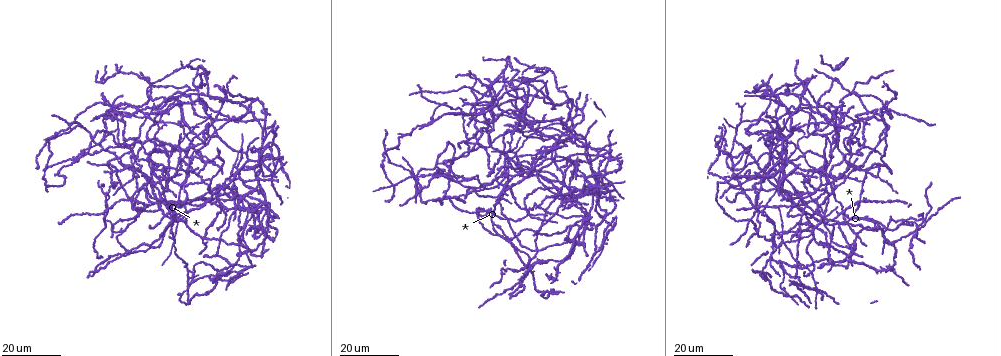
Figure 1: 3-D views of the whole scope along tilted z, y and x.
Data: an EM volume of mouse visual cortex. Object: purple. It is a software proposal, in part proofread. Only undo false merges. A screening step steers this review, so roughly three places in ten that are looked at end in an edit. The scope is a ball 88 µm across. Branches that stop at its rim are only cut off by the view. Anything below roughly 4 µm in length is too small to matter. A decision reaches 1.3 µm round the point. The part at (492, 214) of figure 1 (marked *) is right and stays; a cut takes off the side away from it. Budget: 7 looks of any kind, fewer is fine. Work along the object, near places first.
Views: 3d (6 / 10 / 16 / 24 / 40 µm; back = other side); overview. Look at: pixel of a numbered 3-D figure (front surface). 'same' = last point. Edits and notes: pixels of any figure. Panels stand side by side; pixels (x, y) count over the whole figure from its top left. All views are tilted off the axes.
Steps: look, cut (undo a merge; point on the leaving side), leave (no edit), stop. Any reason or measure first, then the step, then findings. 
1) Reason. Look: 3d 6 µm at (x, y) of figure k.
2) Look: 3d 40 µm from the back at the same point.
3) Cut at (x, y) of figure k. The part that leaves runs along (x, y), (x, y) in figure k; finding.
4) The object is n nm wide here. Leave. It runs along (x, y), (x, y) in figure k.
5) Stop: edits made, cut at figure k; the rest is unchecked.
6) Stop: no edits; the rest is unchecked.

A fork. Look: 3d 24 µm at (122, 231) of figure 1.

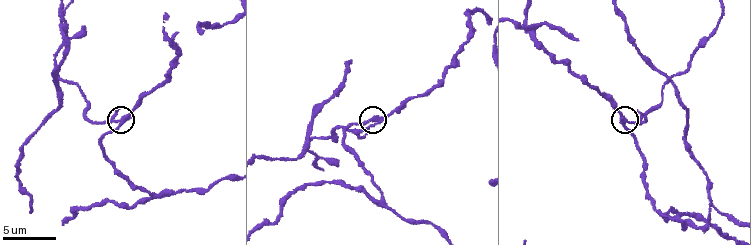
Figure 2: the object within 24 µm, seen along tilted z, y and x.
Closer look. Look: 3d 10 µm at (631, 122) of figure 2.

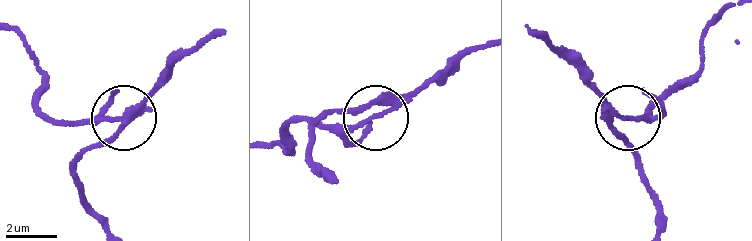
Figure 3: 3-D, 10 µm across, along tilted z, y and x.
3 arms meet here. Cut at (112, 119) of figure 3. The part that leaves runs along (137, 113), (67, 124), (49, 120), (33, 53), (17, 35) in figure 3; two neurons meet here.

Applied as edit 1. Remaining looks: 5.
Look: overview.

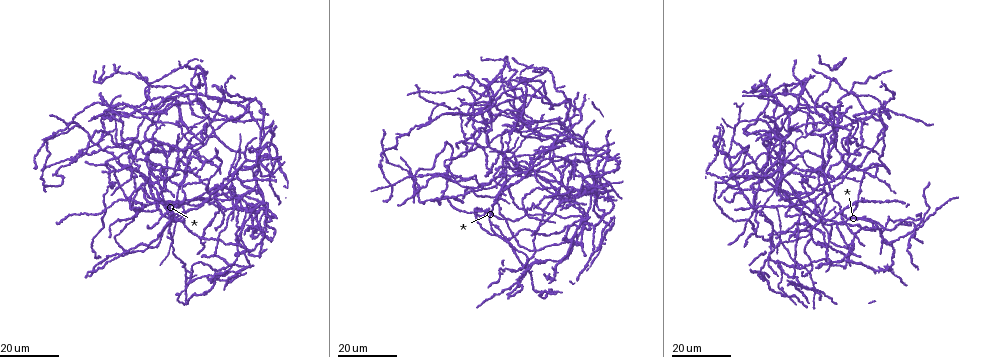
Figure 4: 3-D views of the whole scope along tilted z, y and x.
Four or more arms meet. Look: 3d 24 µm at (513, 127) of figure 4.

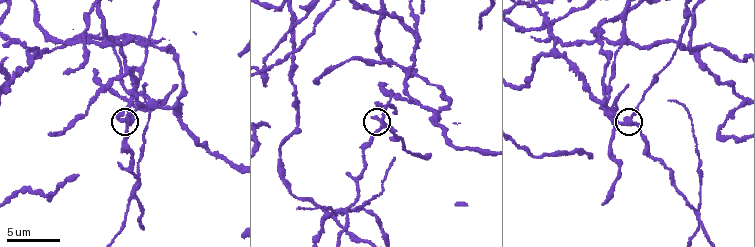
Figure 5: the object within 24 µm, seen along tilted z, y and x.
Look: 3d 10 µm at (630, 123) of figure 5.

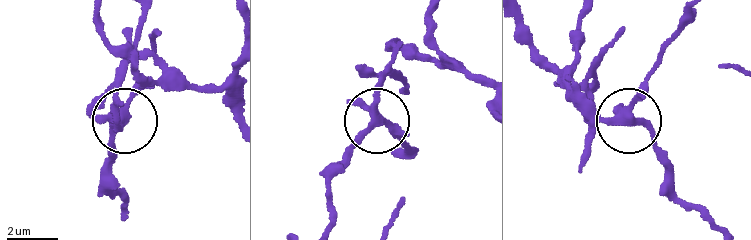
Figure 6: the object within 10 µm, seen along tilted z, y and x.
4 arms meet here. Leave. It runs along (410, 154), (378, 116), (378, 92), (390, 62) in figure 6; one neuron here.

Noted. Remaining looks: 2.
A fork. Look: 3d 24 µm at (841, 121) of figure 4.

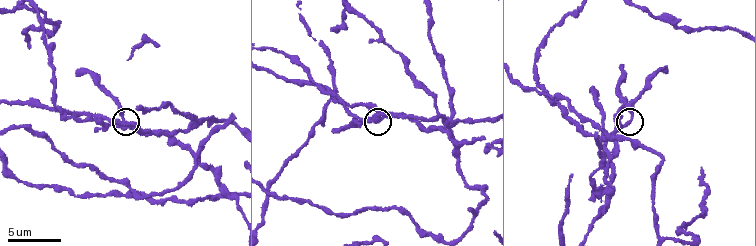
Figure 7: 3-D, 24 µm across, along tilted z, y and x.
Look: 3d 10 µm at (625, 125) of figure 7.

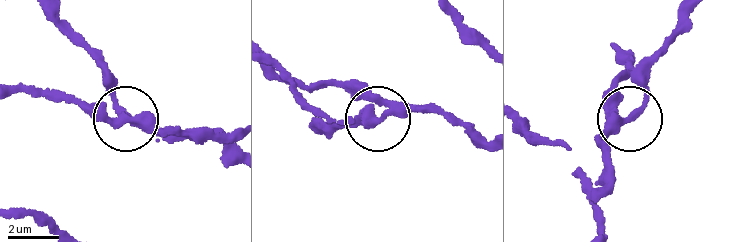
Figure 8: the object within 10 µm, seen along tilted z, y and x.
The object is 320 nm wide here. Leave. It runs along (592, 199), (606, 167), (600, 134), (629, 120), (659, 52) in figure 8; one neuron here.

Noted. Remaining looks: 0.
Stop: edits made, cut at figure 3; the rest is unchecked.

